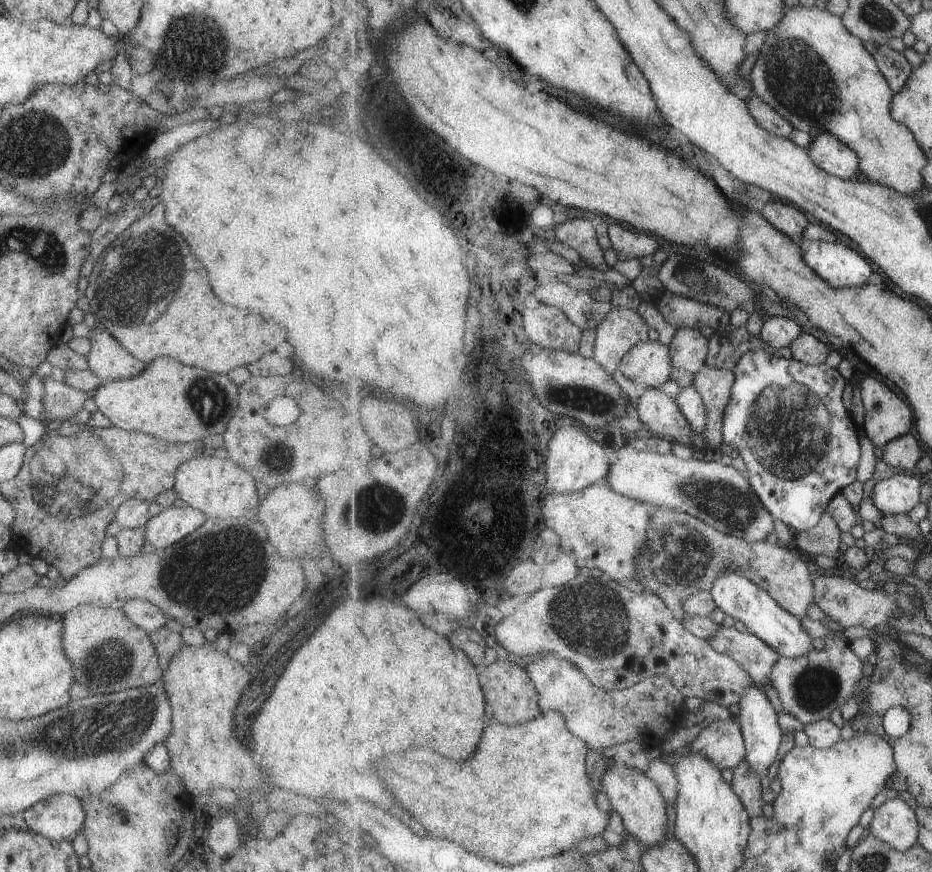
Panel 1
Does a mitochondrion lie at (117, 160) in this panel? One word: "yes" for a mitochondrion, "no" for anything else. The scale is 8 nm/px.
no

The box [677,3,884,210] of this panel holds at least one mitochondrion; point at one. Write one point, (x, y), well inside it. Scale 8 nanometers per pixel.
(797, 79)

